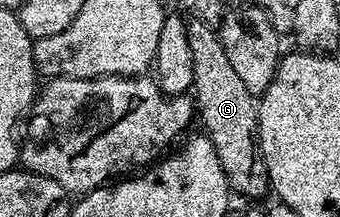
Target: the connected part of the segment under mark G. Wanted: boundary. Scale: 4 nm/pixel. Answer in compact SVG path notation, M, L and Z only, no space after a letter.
M196 16L187 21L186 27L194 64L192 94L196 99L196 114L200 122L202 118L201 129L212 140L216 156L220 156L220 168L224 168L224 176L231 191L235 195L254 198L250 200L262 200L258 198L268 194L268 179L258 143L258 102L255 95L244 88L244 80L240 80L239 74L232 68L219 31L208 28L208 24Z

